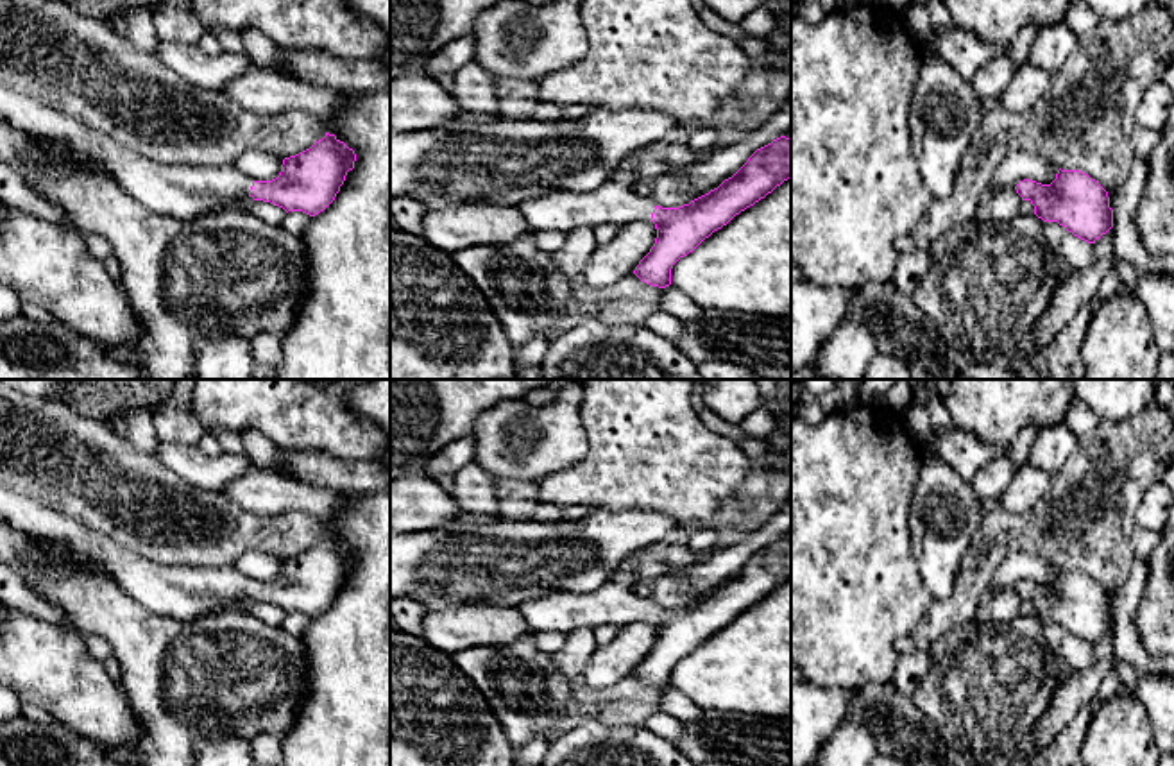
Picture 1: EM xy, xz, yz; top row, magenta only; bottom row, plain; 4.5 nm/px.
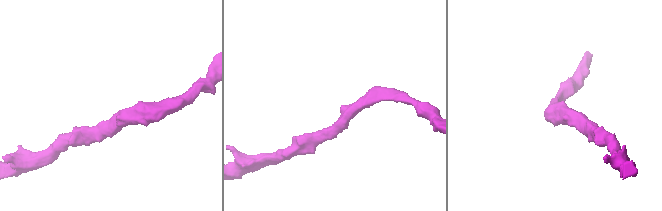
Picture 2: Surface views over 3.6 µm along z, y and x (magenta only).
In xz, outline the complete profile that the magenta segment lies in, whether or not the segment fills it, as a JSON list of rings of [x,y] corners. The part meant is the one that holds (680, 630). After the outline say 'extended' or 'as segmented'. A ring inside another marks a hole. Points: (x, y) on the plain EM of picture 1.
[[[780,537],[757,549],[718,589],[678,609],[657,607],[616,576],[589,594],[553,591],[519,605],[532,632],[571,634],[576,628],[651,621],[657,639],[634,675],[650,687],[671,685],[673,666],[736,616],[791,580],[791,540]]] | extended

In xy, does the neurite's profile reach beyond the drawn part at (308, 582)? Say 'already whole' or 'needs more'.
needs more

